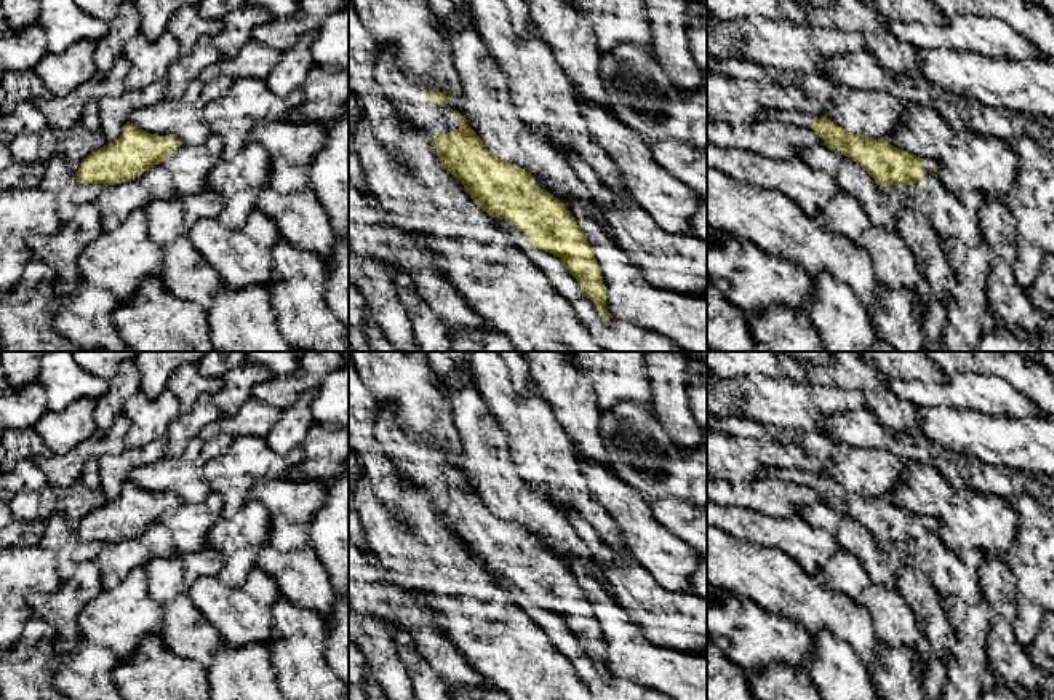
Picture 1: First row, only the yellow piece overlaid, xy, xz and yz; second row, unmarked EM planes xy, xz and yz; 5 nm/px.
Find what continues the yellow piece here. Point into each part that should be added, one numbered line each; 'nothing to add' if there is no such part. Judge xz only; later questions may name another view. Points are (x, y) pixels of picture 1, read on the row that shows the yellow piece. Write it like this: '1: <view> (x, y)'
1: xz (411, 101)

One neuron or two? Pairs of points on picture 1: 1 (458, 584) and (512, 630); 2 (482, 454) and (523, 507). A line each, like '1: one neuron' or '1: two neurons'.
1: one neuron
2: one neuron

